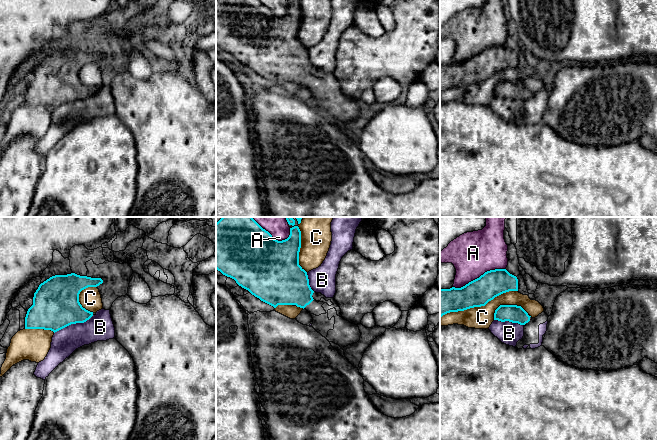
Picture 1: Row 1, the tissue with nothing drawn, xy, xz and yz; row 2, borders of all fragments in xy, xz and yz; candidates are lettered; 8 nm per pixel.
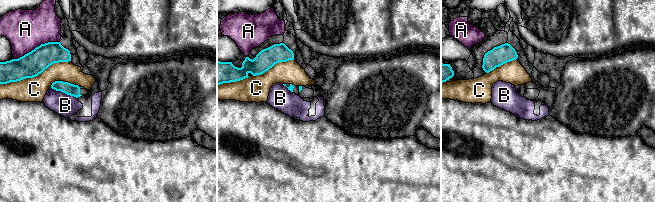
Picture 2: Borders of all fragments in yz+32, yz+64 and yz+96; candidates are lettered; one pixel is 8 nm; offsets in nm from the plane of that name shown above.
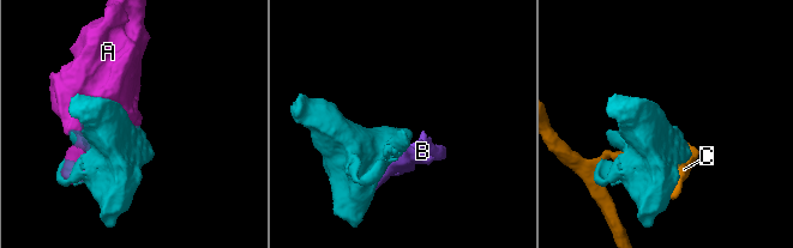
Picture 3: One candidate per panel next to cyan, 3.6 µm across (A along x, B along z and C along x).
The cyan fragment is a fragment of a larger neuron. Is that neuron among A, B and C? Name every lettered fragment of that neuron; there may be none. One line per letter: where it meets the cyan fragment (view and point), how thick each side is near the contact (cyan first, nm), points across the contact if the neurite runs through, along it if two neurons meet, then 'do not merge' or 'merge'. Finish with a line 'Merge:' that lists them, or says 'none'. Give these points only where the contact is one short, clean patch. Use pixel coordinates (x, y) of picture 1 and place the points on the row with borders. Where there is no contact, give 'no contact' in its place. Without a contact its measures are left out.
A: contact yz (480, 276); calibres 220 and 360 nm; do not merge
B: contact xy (73, 323); calibres 380 and 220 nm; do not merge
C: contact yz (478, 306); calibres 220 and 180 nm; do not merge
Merge: none

